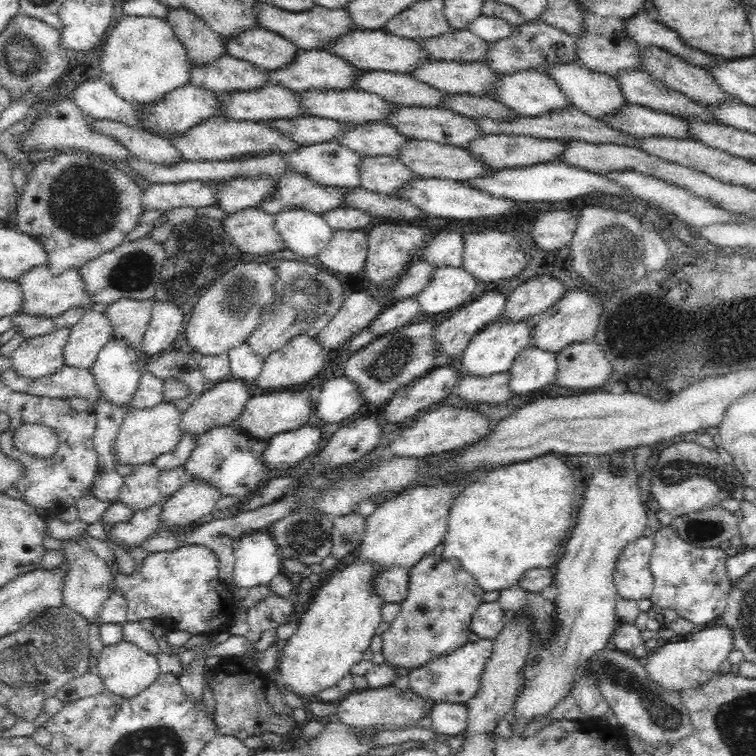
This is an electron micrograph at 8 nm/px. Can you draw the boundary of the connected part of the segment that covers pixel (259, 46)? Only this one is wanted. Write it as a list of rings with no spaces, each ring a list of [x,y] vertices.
[[[261,27],[252,28],[238,38],[226,40],[225,48],[226,54],[248,61],[267,73],[288,68],[300,51],[286,37]]]

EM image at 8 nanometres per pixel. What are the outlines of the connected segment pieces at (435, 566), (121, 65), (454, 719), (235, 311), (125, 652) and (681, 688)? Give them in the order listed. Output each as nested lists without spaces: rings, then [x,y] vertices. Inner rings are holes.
[[[435,552],[409,569],[409,576],[408,596],[381,636],[381,652],[390,665],[415,669],[469,643],[471,620],[485,592],[458,561],[442,561]]]
[[[123,16],[107,34],[102,53],[102,77],[126,101],[156,103],[191,83],[191,62],[182,41],[165,19]]]
[[[440,702],[432,706],[430,728],[436,735],[454,737],[461,734],[468,720],[464,704]]]
[[[246,262],[220,275],[210,288],[202,290],[200,302],[187,323],[185,338],[199,356],[216,356],[245,342],[255,330],[262,311],[271,304],[274,269],[264,263]]]
[[[122,640],[122,643],[103,648],[96,673],[110,693],[129,699],[150,686],[161,670],[155,655]]]
[[[715,623],[701,627],[684,641],[662,642],[655,650],[648,653],[643,665],[648,678],[666,692],[684,692],[698,690],[702,684],[713,679],[720,671],[720,665],[733,650],[733,638],[723,624]]]

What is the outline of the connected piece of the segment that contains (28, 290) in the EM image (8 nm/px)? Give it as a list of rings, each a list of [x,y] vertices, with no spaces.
[[[42,265],[26,272],[18,278],[24,291],[24,306],[22,311],[32,313],[39,317],[58,318],[70,310],[86,310],[92,308],[96,302],[92,295],[86,291],[86,280],[82,279],[81,269],[67,268],[64,272],[53,273],[48,265]]]

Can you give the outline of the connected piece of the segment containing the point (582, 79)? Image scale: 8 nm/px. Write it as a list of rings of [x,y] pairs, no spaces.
[[[578,63],[552,64],[552,66],[542,66],[541,70],[557,81],[559,88],[566,93],[570,104],[596,120],[604,121],[604,118],[618,116],[622,108],[626,108],[630,103],[616,77],[590,70]]]

